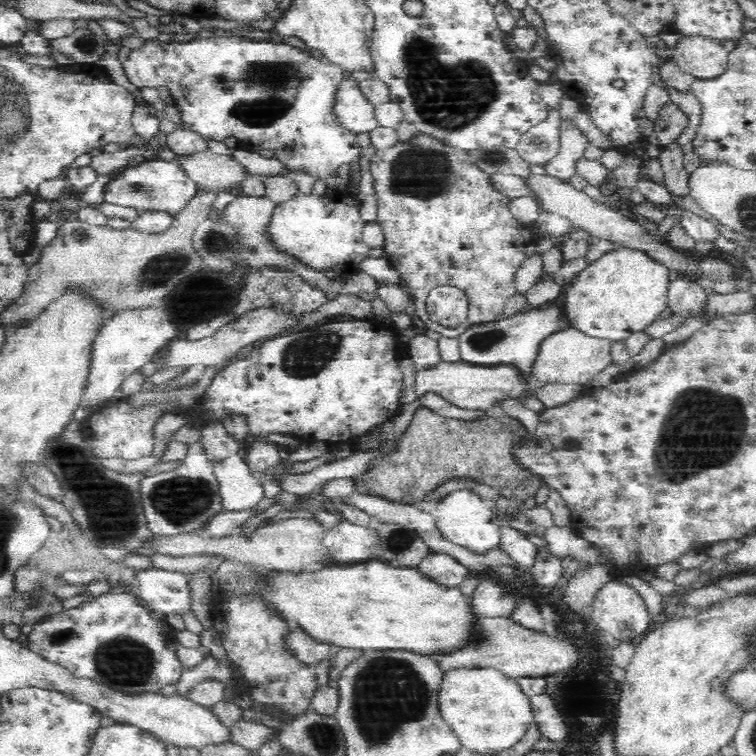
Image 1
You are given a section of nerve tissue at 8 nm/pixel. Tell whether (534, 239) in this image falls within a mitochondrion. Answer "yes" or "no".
no

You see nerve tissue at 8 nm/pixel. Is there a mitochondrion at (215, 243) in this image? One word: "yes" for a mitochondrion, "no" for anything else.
yes

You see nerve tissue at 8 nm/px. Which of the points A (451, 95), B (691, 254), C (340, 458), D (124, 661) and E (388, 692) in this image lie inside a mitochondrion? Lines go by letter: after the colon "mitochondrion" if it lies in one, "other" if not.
A: mitochondrion
B: other
C: other
D: mitochondrion
E: mitochondrion

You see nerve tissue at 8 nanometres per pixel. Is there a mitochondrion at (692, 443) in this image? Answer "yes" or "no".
yes

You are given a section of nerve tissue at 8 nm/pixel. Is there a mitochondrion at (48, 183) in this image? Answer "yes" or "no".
no

